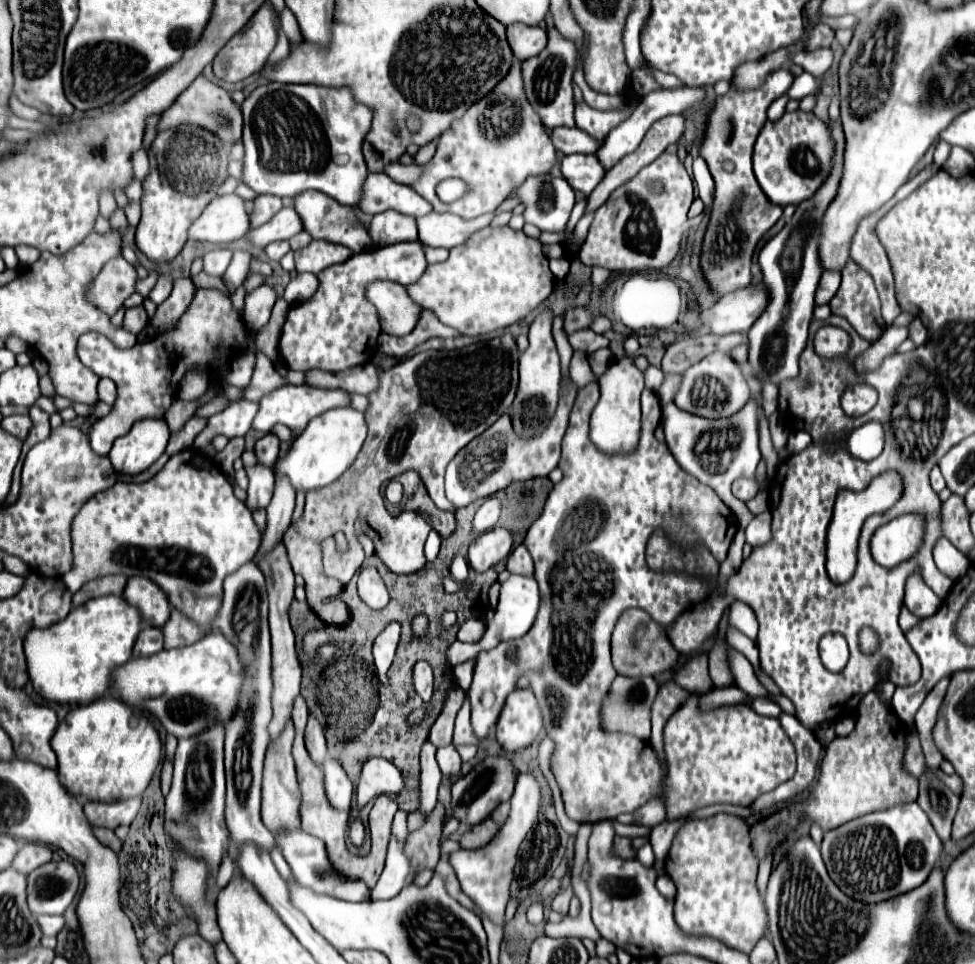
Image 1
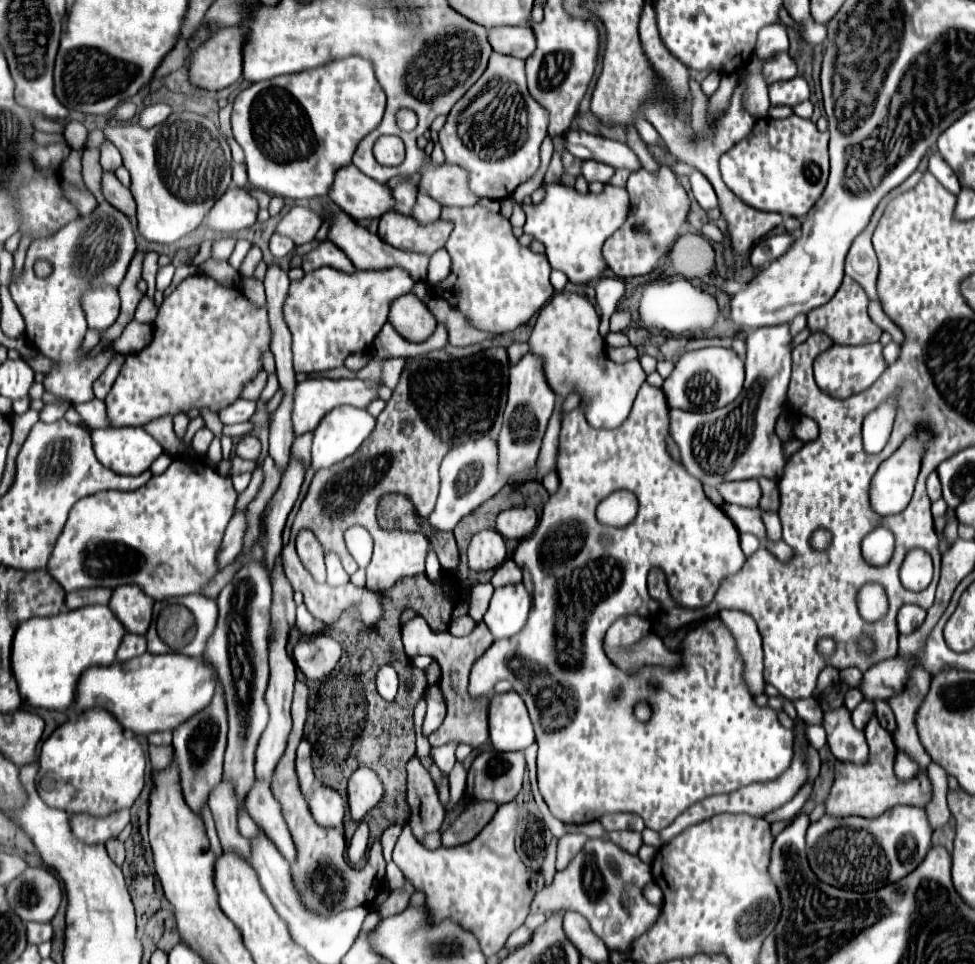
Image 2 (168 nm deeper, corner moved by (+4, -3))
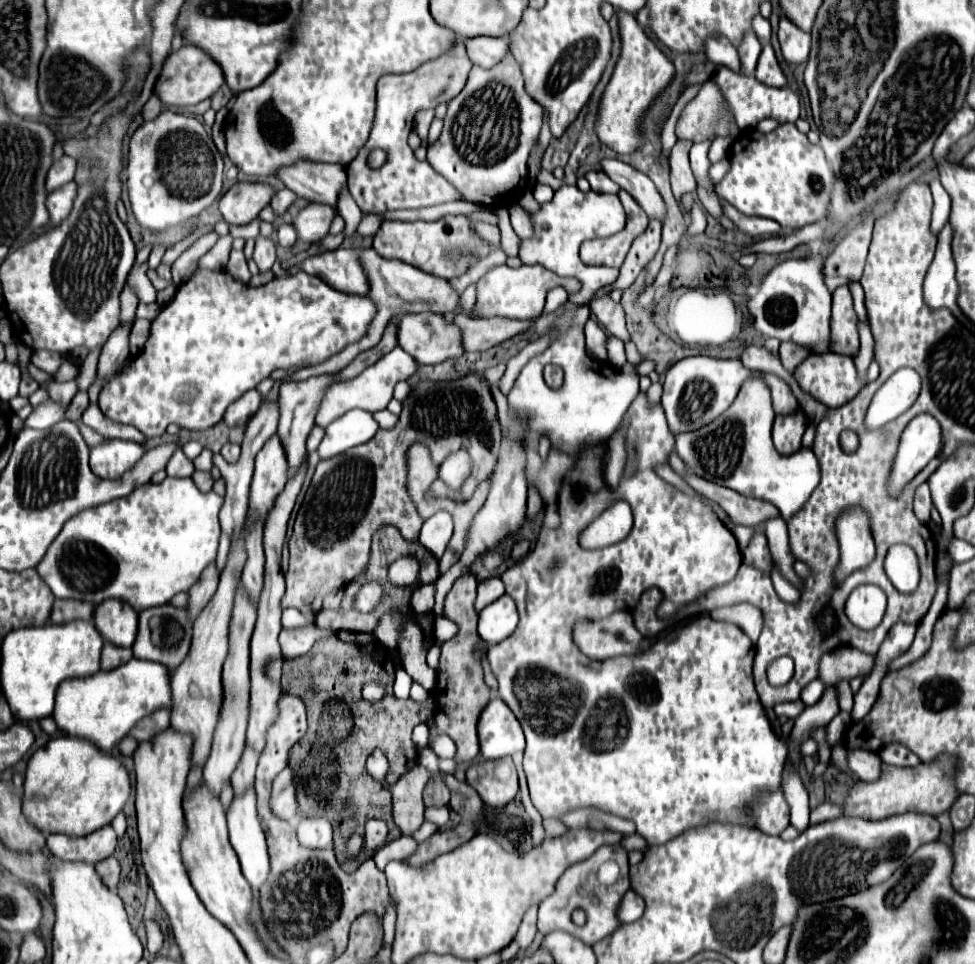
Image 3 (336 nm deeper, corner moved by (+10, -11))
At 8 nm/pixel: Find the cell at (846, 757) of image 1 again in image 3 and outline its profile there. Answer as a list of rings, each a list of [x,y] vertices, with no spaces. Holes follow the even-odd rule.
[[[942,756],[938,762],[932,764],[918,764],[918,766],[888,766],[882,764],[882,774],[878,782],[854,782],[846,794],[842,804],[844,816],[858,816],[864,820],[882,820],[894,814],[904,812],[918,812],[938,816],[954,804],[958,792],[952,784],[952,762]]]

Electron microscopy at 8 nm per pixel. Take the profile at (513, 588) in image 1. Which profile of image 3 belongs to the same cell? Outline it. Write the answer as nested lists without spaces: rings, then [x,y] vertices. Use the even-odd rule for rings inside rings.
[[[504,594],[480,612],[478,634],[488,644],[498,644],[504,638],[508,638],[516,630],[516,626],[518,626],[516,602],[508,594]]]

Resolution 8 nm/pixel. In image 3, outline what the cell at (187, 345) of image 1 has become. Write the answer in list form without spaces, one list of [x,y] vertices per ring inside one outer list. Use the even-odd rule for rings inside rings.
[[[198,268],[152,322],[144,350],[102,388],[98,406],[106,418],[130,424],[148,438],[162,436],[172,422],[186,430],[212,428],[222,420],[228,404],[256,388],[272,370],[316,366],[342,352],[348,344],[358,342],[366,334],[376,312],[378,308],[370,296],[340,292],[304,272],[288,278],[274,278],[264,286],[252,288],[236,282],[228,272]]]

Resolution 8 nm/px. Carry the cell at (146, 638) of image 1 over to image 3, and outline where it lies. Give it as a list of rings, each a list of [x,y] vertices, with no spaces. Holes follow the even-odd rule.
[[[106,642],[102,650],[102,660],[100,660],[102,670],[114,670],[116,666],[122,666],[124,662],[128,662],[132,656],[134,656],[132,648],[122,648],[112,642]]]

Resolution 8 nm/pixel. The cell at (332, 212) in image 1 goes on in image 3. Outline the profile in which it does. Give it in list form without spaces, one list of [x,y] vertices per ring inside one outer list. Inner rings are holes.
[[[358,248],[358,256],[362,262],[362,268],[366,272],[366,280],[370,284],[370,296],[378,306],[378,312],[368,328],[368,332],[364,334],[362,340],[350,344],[348,348],[344,348],[344,352],[332,356],[330,360],[326,360],[320,366],[312,366],[312,368],[300,368],[294,374],[290,374],[286,380],[308,380],[310,376],[320,376],[320,374],[334,374],[338,370],[342,370],[344,366],[348,366],[360,352],[370,350],[372,346],[376,346],[382,340],[384,328],[390,322],[392,316],[402,316],[408,312],[436,312],[436,314],[446,314],[446,312],[456,312],[458,310],[458,294],[450,288],[450,284],[444,278],[436,278],[432,274],[422,272],[416,266],[410,266],[406,262],[400,260],[386,260],[380,258],[380,254],[376,254],[374,248]]]

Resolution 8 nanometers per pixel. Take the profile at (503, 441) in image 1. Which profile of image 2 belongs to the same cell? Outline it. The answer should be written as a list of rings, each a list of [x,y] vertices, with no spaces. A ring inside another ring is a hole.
[[[478,438],[478,440],[462,442],[456,448],[452,448],[442,460],[440,480],[442,480],[442,486],[440,486],[438,504],[436,504],[434,512],[428,516],[428,522],[436,530],[452,532],[464,516],[474,512],[482,502],[492,498],[506,486],[504,478],[498,474],[496,442],[490,438]]]

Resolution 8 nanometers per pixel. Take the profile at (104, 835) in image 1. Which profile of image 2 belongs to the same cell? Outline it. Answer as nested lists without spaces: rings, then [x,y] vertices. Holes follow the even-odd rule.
[[[108,840],[106,850],[108,850],[108,856],[114,860],[114,864],[122,866],[122,862],[124,862],[124,844],[120,840]]]

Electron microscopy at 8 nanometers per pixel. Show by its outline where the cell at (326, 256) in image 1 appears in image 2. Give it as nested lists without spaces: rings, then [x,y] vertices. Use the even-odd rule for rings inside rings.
[[[324,240],[316,250],[308,252],[302,262],[304,272],[314,270],[314,268],[322,268],[322,266],[330,266],[330,268],[336,268],[342,272],[356,272],[350,258],[330,240]]]

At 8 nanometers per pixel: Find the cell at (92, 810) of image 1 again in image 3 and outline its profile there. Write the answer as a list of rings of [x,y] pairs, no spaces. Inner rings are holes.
[[[104,826],[88,836],[66,836],[66,834],[48,834],[48,848],[54,856],[76,862],[100,862],[114,854],[116,832],[112,826]]]

